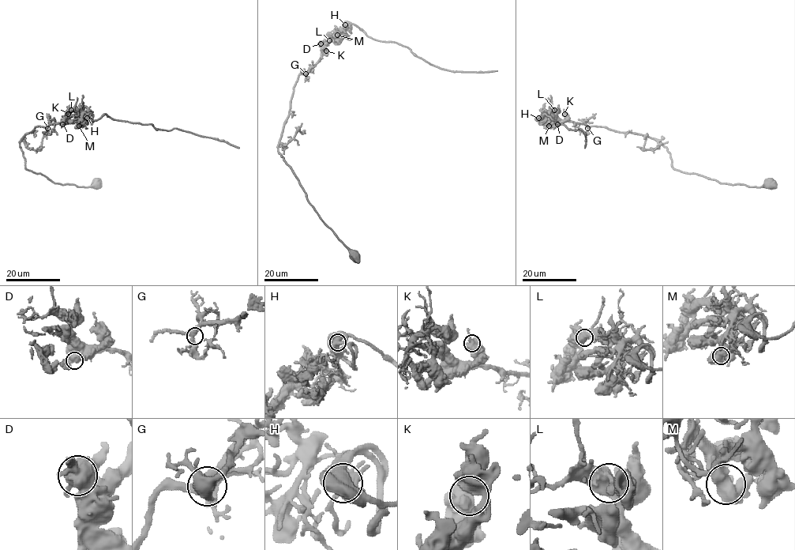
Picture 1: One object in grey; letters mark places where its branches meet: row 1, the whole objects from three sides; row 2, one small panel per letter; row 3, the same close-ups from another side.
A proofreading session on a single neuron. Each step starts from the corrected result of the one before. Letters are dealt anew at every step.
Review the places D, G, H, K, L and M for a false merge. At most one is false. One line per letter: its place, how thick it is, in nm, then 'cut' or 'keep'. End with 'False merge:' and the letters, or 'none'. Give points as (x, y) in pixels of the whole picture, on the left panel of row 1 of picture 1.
D: place (62, 124); calibre 600 nm; keep
G: place (47, 128); calibre 420 nm; keep
H: place (87, 118); calibre 700 nm; keep
K: place (68, 114); calibre 650 nm; keep
L: place (71, 110); calibre 650 nm; keep
M: place (79, 126); calibre 650 nm; keep
False merge: none

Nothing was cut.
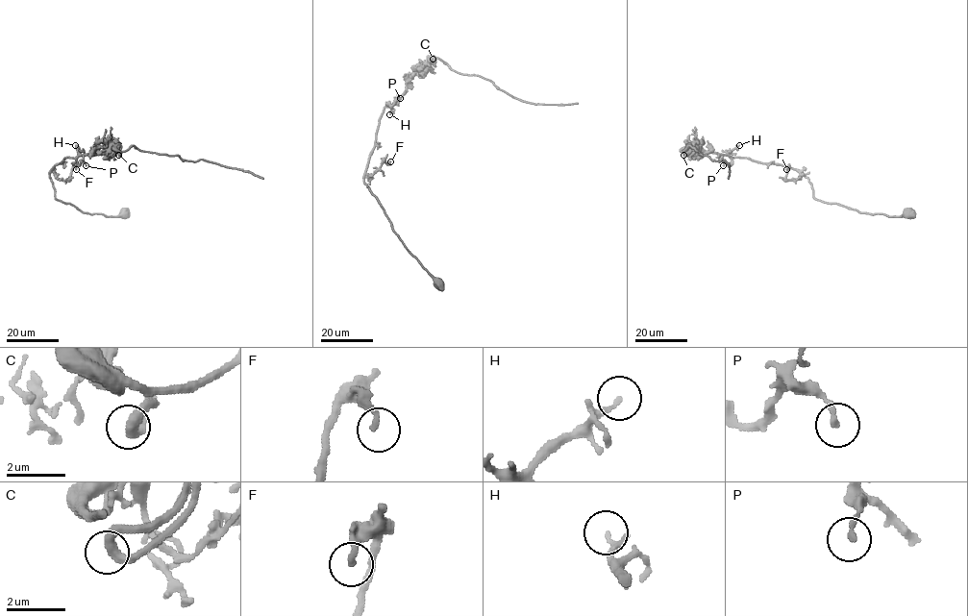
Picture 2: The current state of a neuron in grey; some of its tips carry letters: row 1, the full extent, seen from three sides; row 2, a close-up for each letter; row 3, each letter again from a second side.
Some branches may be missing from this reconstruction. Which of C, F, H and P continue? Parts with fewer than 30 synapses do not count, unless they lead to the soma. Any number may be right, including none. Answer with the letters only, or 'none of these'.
none of these

